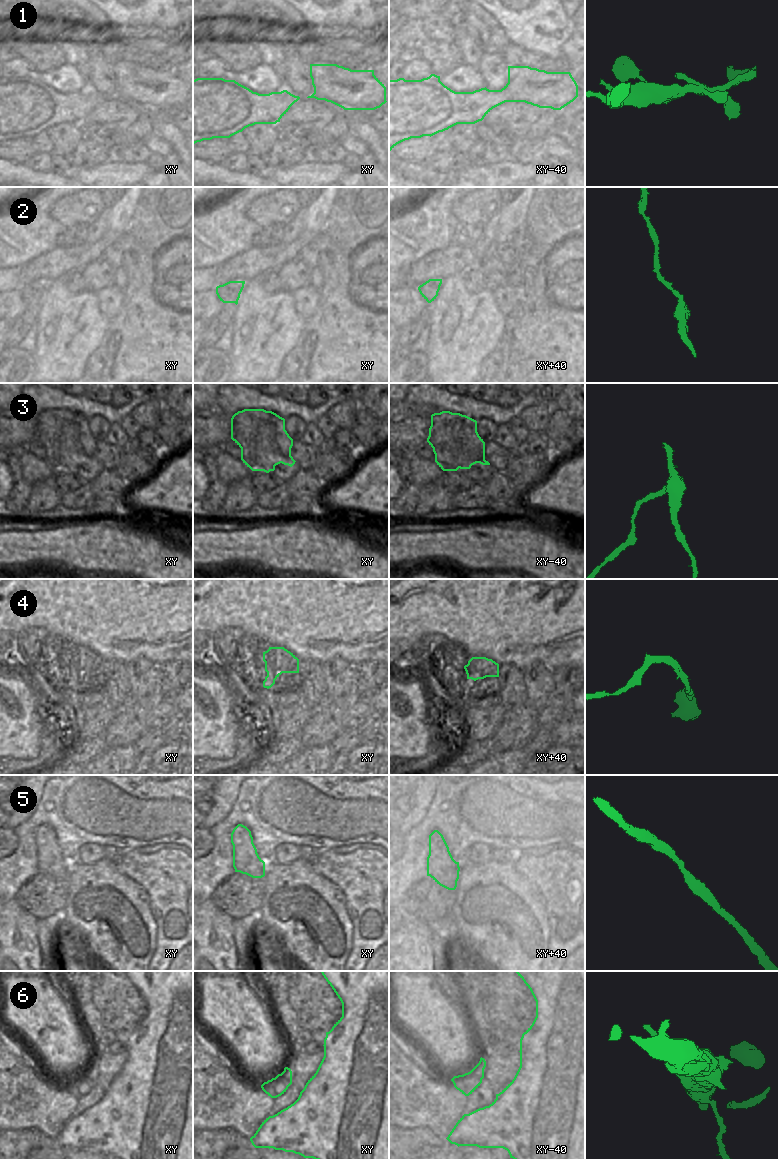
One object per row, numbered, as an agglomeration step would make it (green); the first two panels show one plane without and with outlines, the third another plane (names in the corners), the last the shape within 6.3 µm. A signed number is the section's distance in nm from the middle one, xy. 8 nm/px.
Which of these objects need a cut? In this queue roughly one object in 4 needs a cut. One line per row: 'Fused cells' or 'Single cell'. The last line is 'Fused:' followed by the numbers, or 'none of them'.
1: Single cell
2: Single cell
3: Fused cells
4: Single cell
5: Single cell
6: Single cell
Fused: 3.

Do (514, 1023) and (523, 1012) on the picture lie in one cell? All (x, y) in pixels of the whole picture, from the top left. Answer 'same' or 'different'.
same

